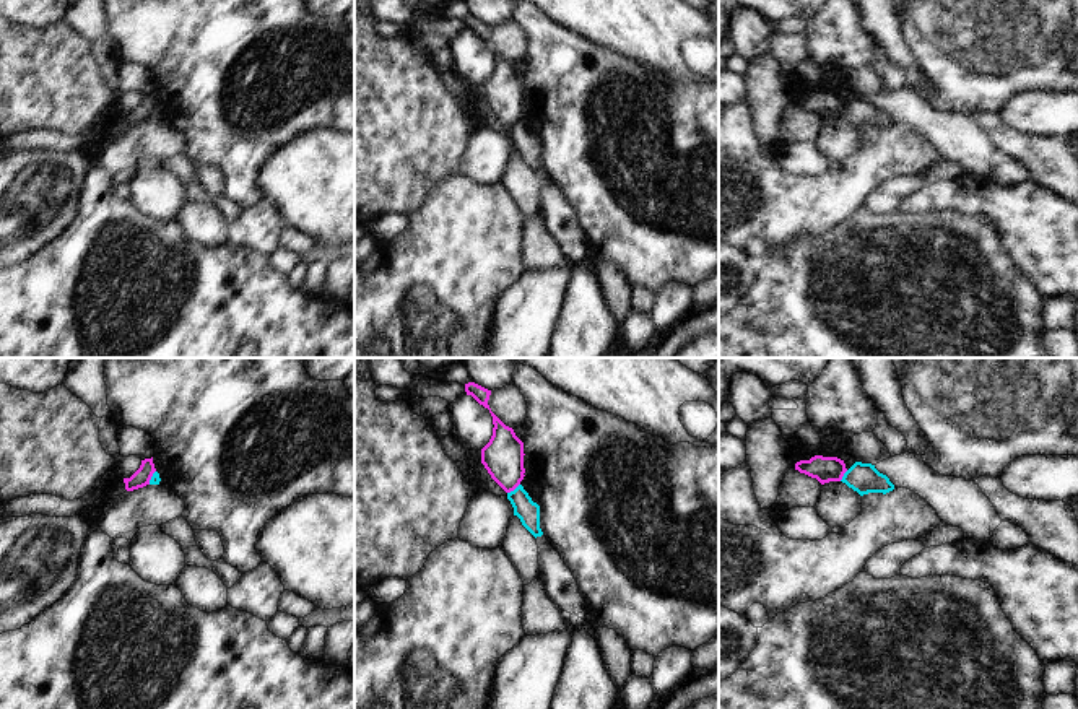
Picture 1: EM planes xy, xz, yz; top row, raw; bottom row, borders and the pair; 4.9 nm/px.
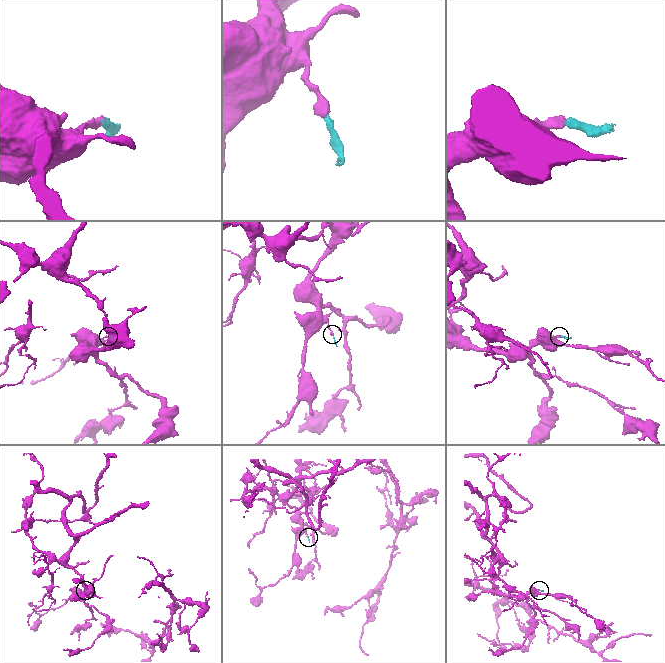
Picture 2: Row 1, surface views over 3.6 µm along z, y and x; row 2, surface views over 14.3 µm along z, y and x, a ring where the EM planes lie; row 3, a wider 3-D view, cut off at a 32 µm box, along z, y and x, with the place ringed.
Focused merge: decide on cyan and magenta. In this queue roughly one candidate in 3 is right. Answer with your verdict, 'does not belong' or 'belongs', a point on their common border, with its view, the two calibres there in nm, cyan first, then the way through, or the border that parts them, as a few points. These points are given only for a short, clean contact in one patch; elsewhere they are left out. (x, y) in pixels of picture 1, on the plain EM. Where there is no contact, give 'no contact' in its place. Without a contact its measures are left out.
does not belong; contact xz (514, 126); calibres 110 and 200 nm; border xz (519, 119), (508, 129)

